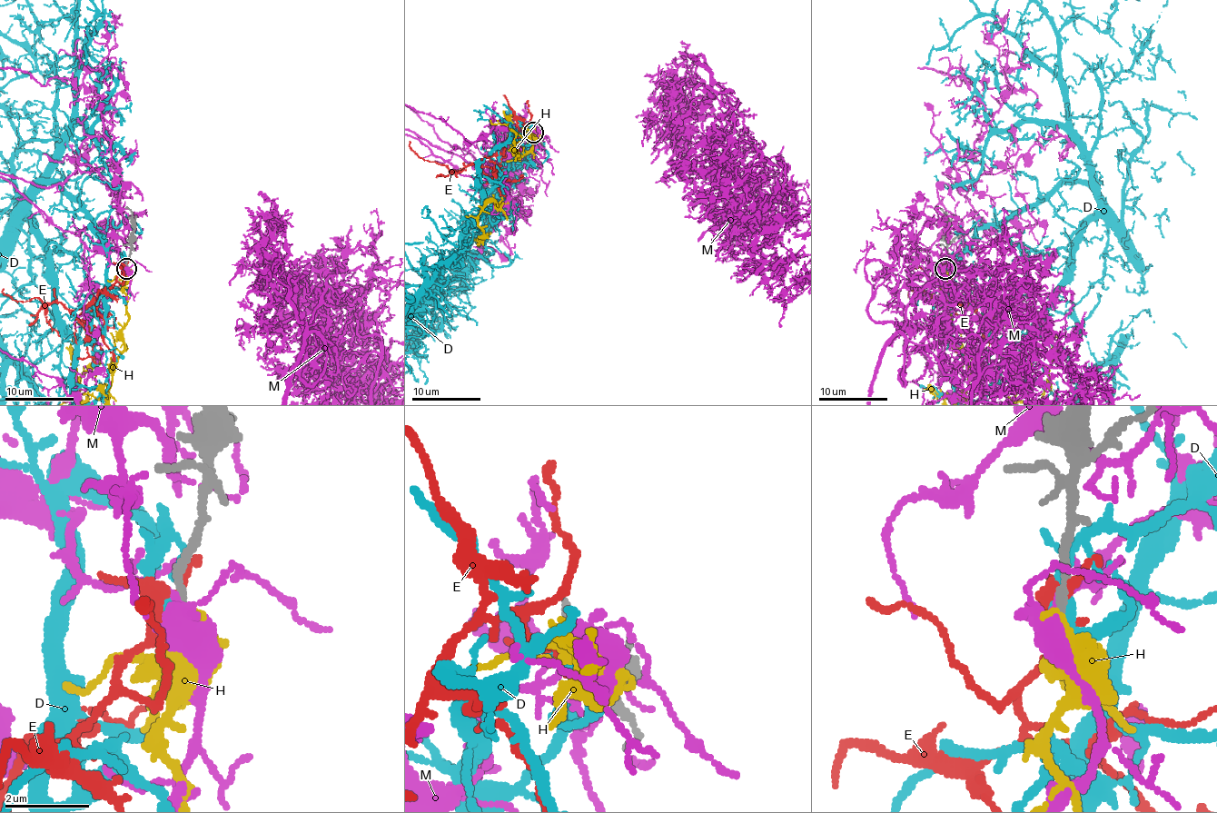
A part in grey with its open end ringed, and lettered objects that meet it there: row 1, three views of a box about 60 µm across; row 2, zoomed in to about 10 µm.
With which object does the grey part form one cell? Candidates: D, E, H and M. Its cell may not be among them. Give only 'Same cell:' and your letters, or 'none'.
Same cell: H

